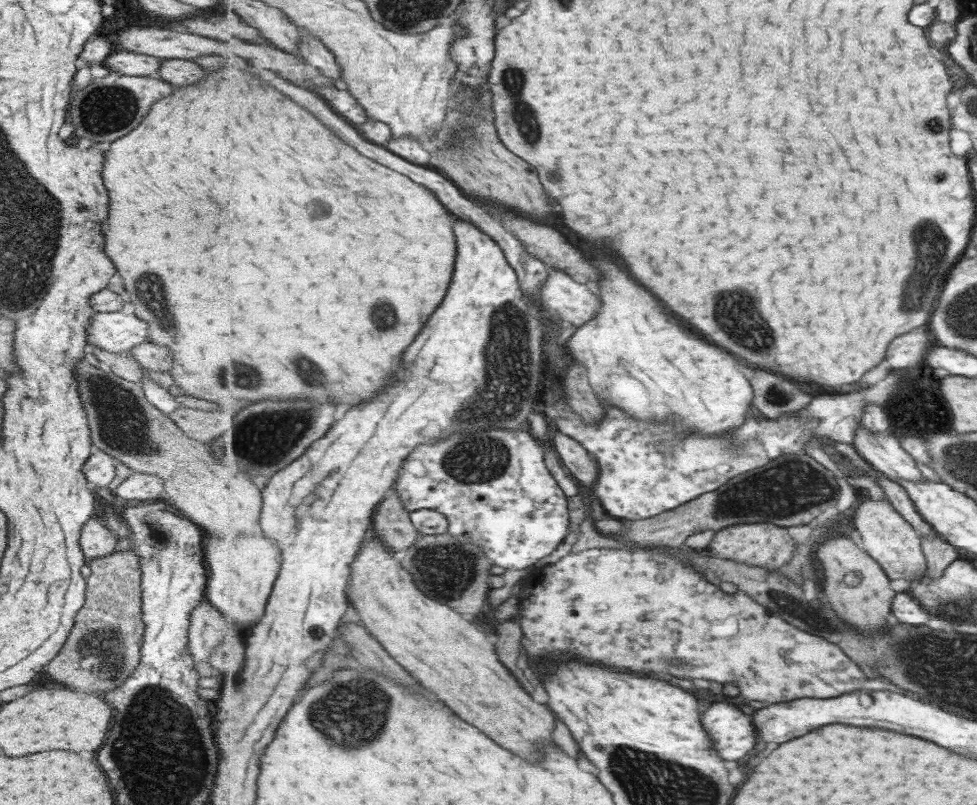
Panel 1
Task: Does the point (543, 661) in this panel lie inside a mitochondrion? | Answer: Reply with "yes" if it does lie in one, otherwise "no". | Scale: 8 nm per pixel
no

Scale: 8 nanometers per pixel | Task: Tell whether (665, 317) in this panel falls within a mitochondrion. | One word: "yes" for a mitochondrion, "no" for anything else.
no

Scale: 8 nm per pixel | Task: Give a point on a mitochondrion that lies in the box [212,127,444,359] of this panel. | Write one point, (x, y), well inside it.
(383, 308)

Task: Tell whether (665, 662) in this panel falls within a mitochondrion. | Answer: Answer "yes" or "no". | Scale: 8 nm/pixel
yes

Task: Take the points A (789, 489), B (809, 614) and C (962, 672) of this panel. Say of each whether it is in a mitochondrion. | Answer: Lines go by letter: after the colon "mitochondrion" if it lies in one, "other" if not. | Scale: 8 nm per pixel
A: mitochondrion
B: mitochondrion
C: mitochondrion

